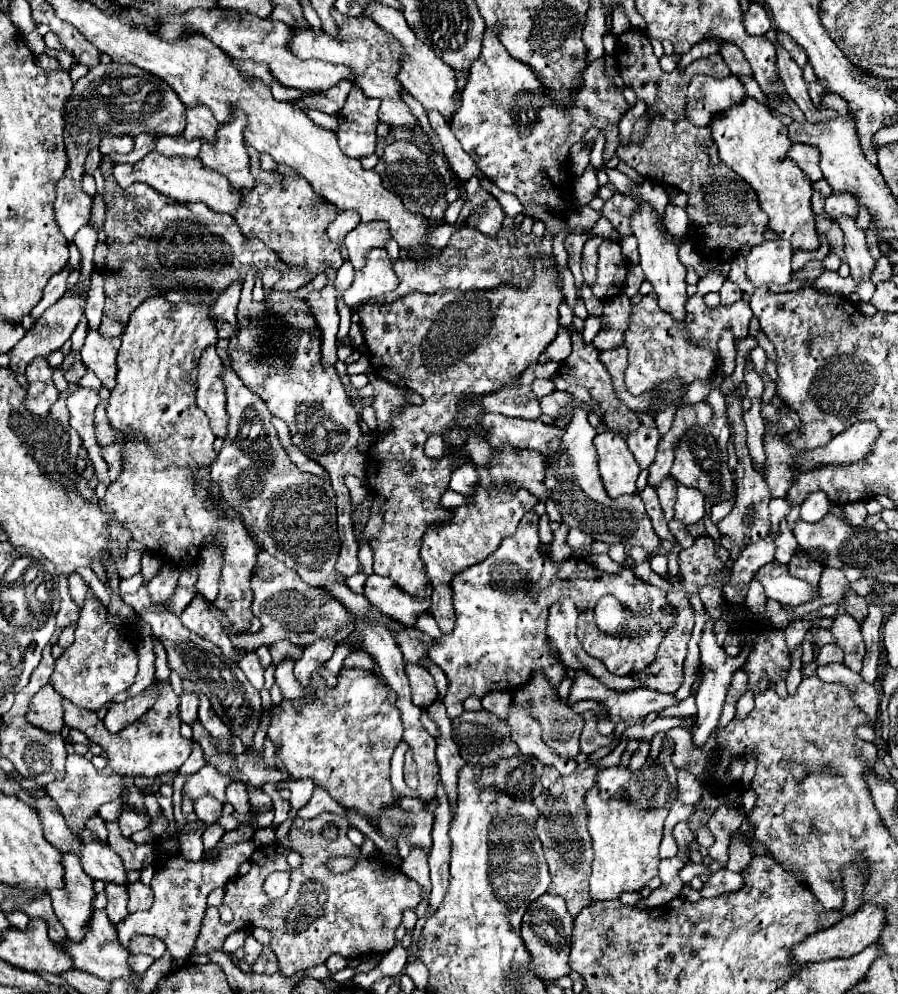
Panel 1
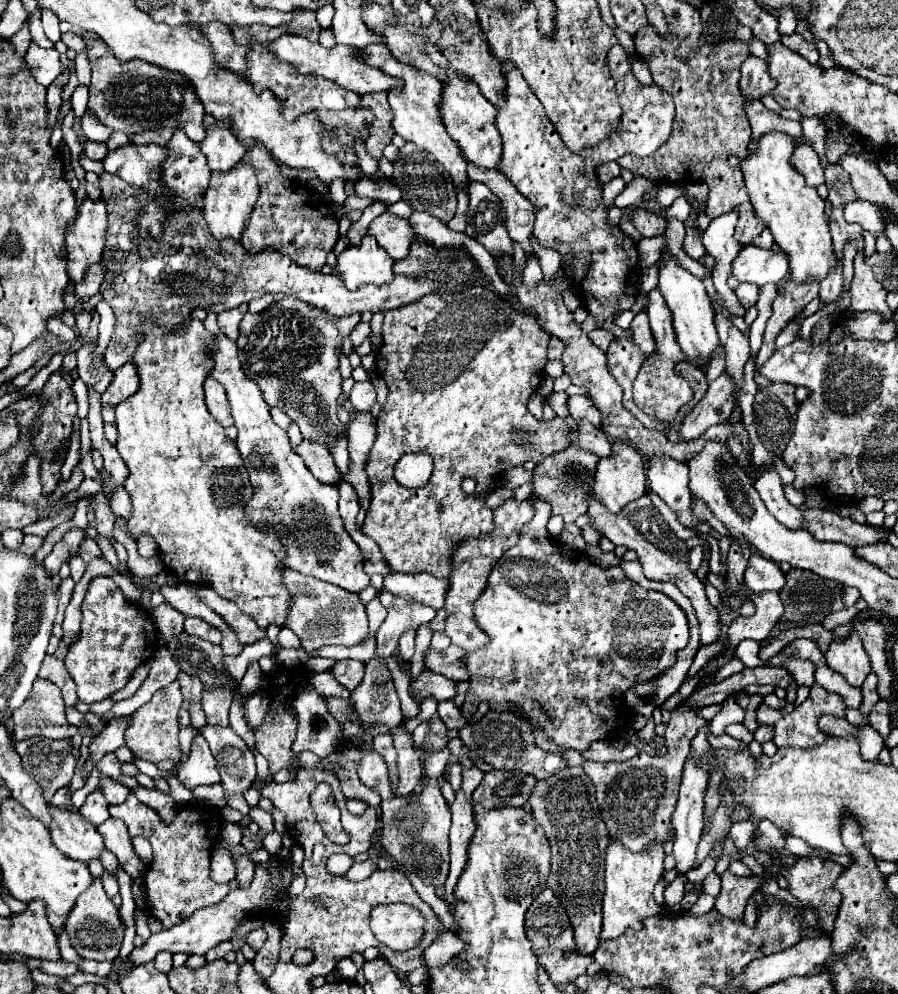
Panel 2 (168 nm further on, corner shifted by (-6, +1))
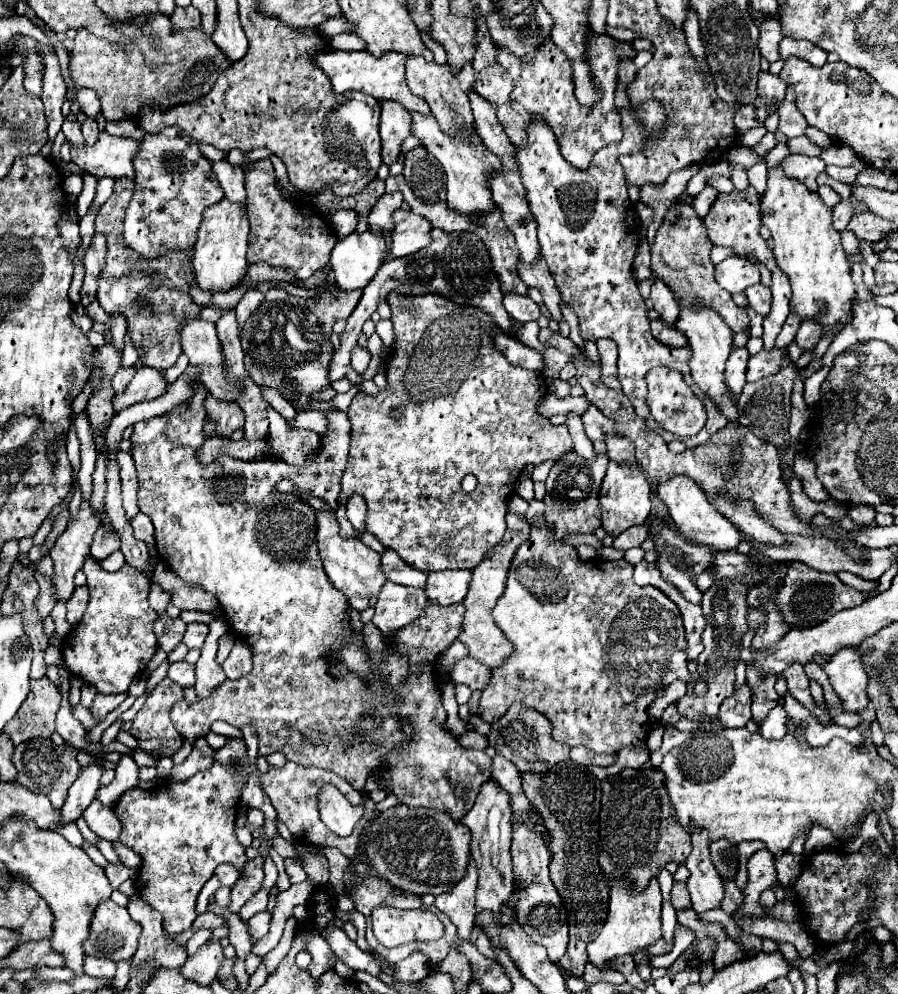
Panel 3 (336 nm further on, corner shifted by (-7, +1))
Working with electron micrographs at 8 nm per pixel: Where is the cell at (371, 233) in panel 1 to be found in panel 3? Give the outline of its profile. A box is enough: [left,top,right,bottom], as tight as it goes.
[390,209,432,257]

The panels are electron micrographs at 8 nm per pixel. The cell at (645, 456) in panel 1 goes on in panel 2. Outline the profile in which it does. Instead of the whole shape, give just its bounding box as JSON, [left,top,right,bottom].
[647,455,705,527]

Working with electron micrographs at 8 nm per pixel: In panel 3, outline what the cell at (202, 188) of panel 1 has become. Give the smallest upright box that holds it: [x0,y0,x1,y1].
[72,133,140,179]

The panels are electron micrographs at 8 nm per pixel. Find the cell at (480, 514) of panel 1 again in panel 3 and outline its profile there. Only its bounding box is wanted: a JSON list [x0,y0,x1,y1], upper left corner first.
[458,513,530,669]

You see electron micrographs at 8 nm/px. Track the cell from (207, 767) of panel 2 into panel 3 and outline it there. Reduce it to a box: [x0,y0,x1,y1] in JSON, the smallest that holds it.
[114,761,248,933]

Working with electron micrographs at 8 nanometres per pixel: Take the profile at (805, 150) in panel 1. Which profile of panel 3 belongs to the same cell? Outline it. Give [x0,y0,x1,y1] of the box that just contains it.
[782,155,826,191]

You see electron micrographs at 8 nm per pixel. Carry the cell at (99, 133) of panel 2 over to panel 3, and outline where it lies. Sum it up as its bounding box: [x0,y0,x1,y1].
[66,89,100,119]

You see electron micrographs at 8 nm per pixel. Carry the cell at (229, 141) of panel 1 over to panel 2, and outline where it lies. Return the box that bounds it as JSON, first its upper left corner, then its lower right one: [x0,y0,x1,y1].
[203,163,259,241]

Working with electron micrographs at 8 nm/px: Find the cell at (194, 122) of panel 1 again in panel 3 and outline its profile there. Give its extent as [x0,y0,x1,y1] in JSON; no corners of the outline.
[212,159,244,203]

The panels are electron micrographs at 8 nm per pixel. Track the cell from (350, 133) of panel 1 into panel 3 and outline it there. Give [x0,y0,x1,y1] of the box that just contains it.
[380,101,410,165]

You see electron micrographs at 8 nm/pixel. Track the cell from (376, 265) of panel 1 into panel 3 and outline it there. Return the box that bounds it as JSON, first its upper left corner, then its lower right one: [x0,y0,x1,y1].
[330,231,386,291]

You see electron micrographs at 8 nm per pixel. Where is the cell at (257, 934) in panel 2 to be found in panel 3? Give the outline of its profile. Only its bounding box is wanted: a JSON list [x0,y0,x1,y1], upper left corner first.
[248,911,272,941]

